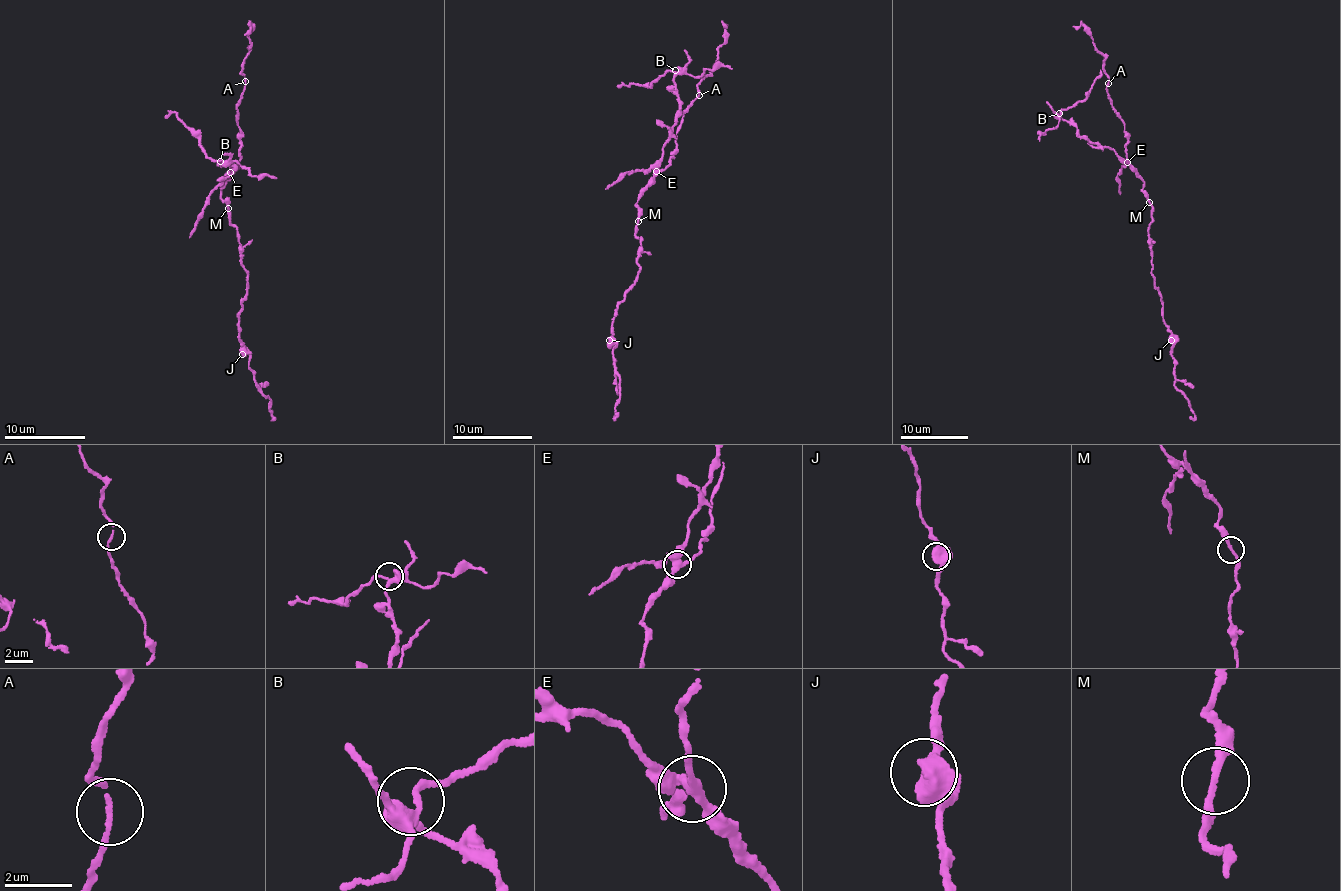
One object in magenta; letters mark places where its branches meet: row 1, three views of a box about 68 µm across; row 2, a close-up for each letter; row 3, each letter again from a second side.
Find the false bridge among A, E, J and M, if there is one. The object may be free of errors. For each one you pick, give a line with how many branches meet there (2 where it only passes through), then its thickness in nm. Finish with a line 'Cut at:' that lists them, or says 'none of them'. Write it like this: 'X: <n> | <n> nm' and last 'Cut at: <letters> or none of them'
E: 4 | 320 nm
Cut at: E

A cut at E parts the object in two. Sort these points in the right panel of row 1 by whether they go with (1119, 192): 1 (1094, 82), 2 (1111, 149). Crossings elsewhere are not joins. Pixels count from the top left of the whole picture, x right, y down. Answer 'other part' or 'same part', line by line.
1: same part
2: same part

